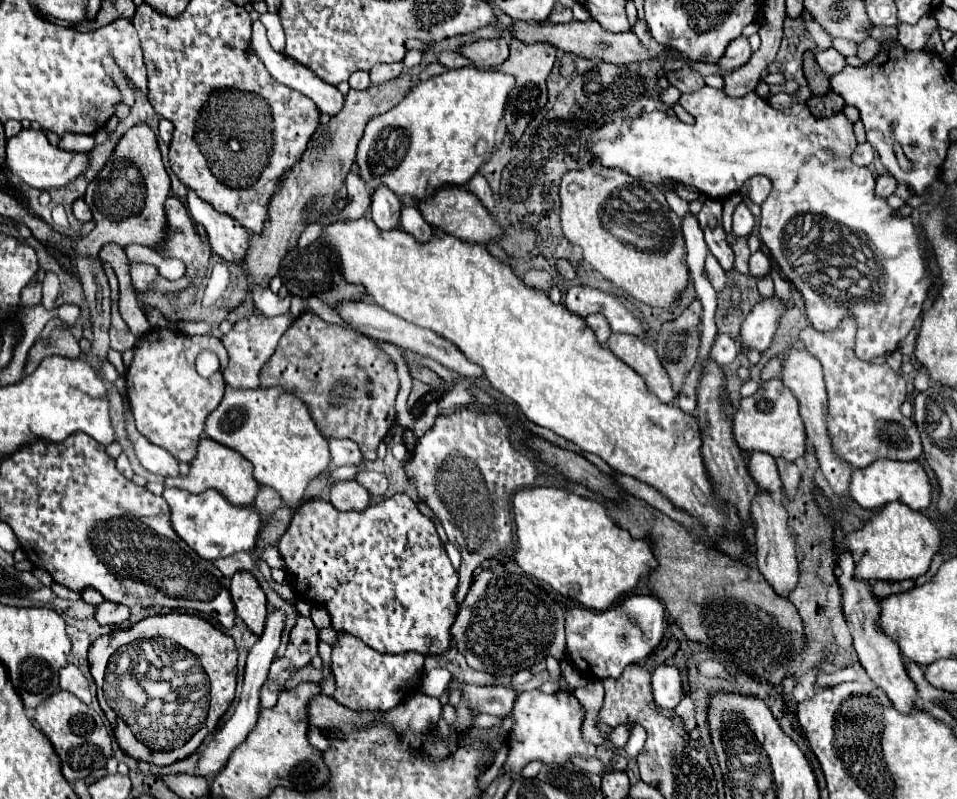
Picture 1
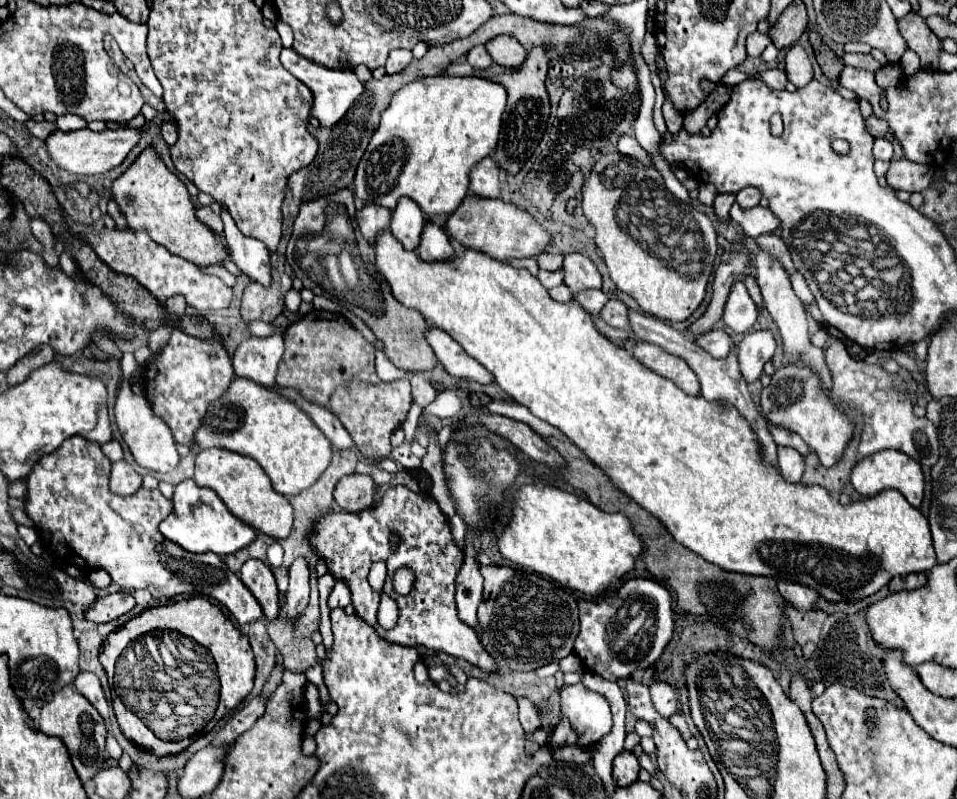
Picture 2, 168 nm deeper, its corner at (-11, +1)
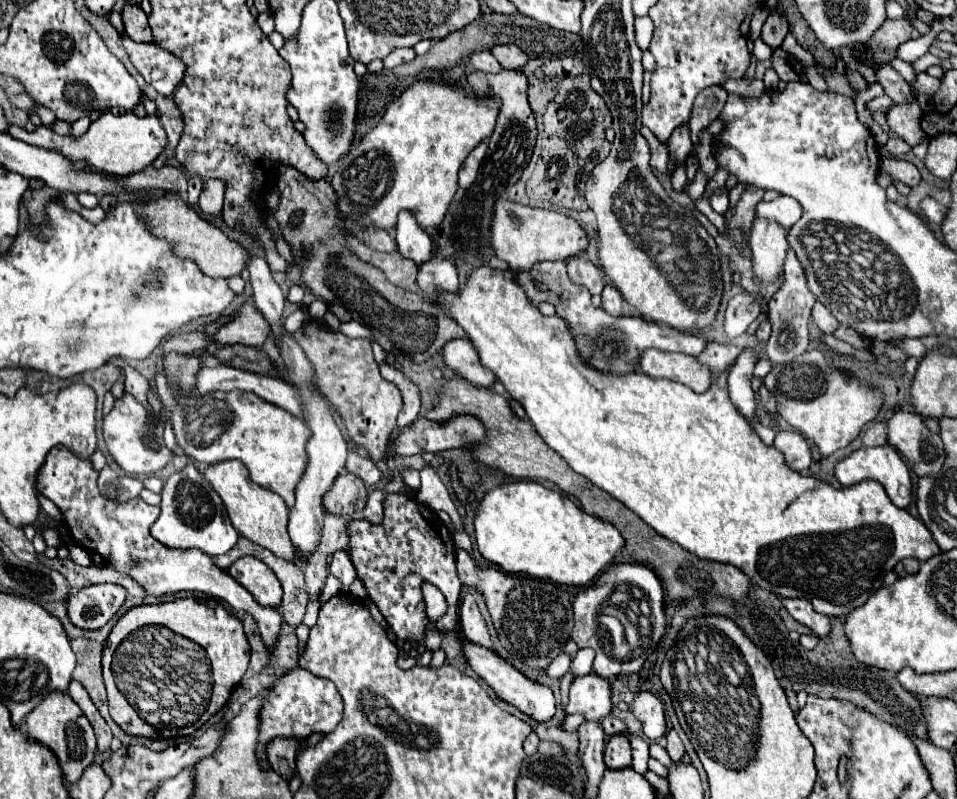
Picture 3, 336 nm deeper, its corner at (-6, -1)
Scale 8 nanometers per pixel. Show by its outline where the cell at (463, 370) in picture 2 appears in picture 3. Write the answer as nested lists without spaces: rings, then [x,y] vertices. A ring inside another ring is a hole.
[[[451,339],[443,345],[443,361],[445,365],[459,377],[467,379],[475,387],[491,387],[495,383],[495,375],[487,371],[467,339]]]

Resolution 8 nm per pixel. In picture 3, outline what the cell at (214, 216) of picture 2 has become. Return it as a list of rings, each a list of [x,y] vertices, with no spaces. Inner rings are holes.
[[[211,179],[203,185],[201,197],[199,197],[199,207],[203,215],[207,217],[217,217],[223,209],[223,193],[225,193],[225,183],[219,179]]]

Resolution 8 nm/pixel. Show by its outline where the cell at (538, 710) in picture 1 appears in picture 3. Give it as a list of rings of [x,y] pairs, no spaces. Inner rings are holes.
[[[595,673],[573,679],[569,689],[569,703],[565,709],[567,713],[581,713],[585,721],[603,721],[603,717],[609,715],[611,709],[613,703],[607,679]],[[597,713],[601,713],[601,717]]]

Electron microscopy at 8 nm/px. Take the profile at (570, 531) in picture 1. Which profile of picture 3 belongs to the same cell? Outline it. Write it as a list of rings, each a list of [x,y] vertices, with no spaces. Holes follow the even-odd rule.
[[[519,481],[519,483],[507,483],[501,485],[489,493],[479,503],[477,517],[475,517],[475,537],[477,547],[481,555],[499,565],[507,573],[527,573],[541,579],[551,579],[559,585],[573,585],[573,587],[585,587],[593,583],[595,577],[599,577],[615,559],[615,555],[623,549],[625,541],[619,535],[619,531],[589,513],[585,513],[581,507],[577,507],[569,497],[545,489],[539,483],[533,481]]]

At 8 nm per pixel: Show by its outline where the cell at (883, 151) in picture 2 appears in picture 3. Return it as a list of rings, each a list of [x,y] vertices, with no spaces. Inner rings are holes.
[[[891,137],[887,143],[879,145],[879,149],[889,151],[893,157],[899,157],[899,155],[903,155],[903,153],[911,151],[911,147],[909,147],[909,145],[907,145],[903,139],[899,139],[899,137]]]

